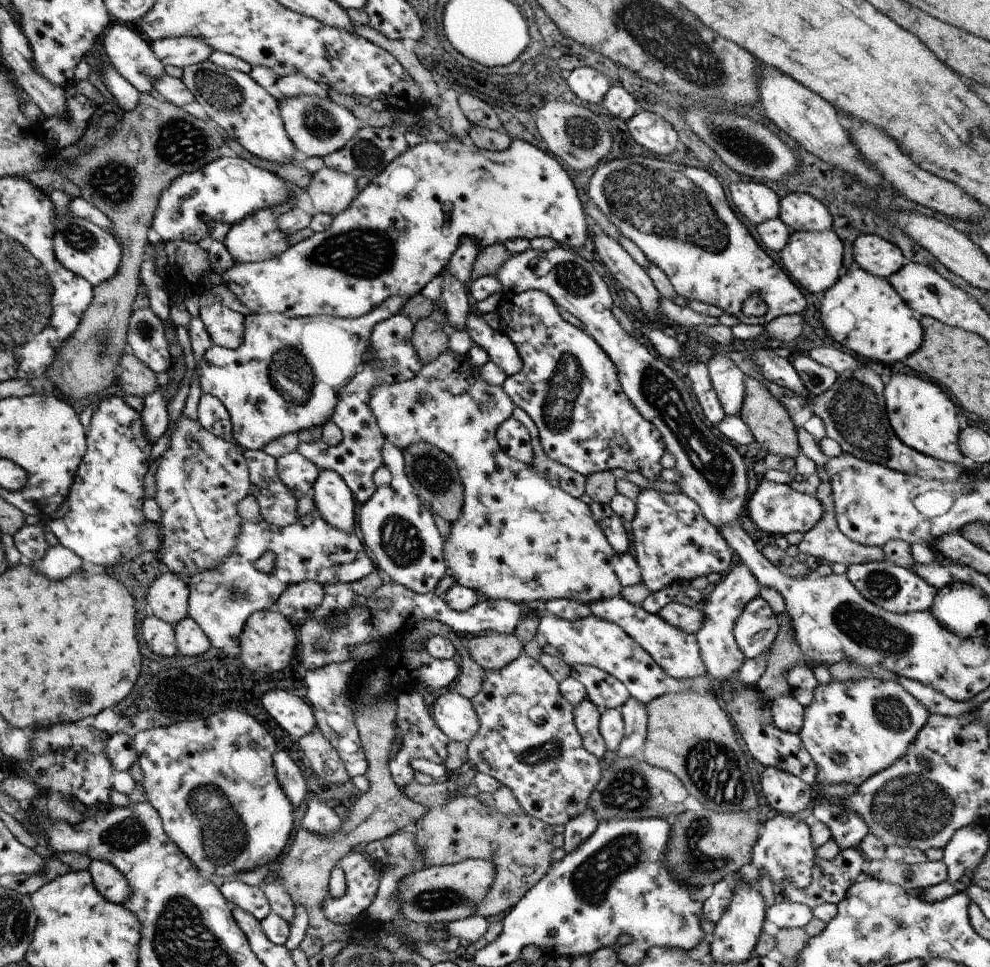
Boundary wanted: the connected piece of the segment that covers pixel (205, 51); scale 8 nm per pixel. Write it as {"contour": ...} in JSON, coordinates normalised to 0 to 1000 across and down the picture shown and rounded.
{"contour":[[[196,37],[174,38],[154,43],[156,56],[167,65],[178,70],[188,70],[206,63],[212,63],[216,50],[204,39]]]}

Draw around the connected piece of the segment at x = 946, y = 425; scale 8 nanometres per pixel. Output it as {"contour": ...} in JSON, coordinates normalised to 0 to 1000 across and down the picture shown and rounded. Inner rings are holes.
{"contour":[[[904,386],[894,397],[892,412],[899,441],[915,461],[962,480],[978,479],[970,467],[968,453],[973,437],[966,417],[945,396],[927,388]]]}

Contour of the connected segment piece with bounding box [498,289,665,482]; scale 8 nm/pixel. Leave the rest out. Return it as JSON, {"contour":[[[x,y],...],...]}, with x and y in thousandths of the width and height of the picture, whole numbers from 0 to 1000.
{"contour":[[[530,300],[523,304],[507,301],[504,314],[503,322],[509,328],[506,342],[517,352],[528,374],[527,383],[512,389],[507,401],[518,418],[530,424],[543,442],[552,472],[591,493],[628,484],[646,488],[657,498],[665,496],[670,485],[667,474],[672,468],[669,451],[629,406],[620,375],[593,341],[570,331],[558,307],[547,300]]]}

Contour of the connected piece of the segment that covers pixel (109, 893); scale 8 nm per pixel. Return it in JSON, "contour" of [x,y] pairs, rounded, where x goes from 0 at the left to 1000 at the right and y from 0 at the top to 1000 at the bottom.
{"contour":[[[93,889],[89,901],[97,920],[107,931],[125,935],[133,929],[133,918],[129,916],[129,910],[115,895],[103,889]]]}

